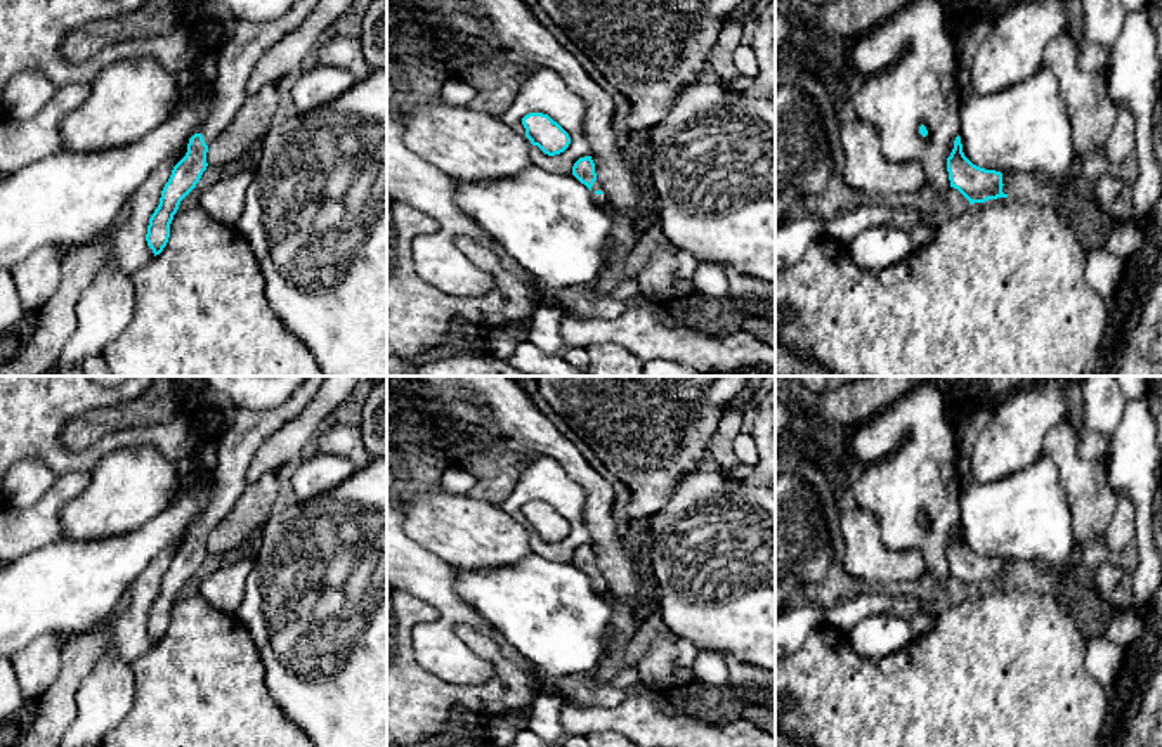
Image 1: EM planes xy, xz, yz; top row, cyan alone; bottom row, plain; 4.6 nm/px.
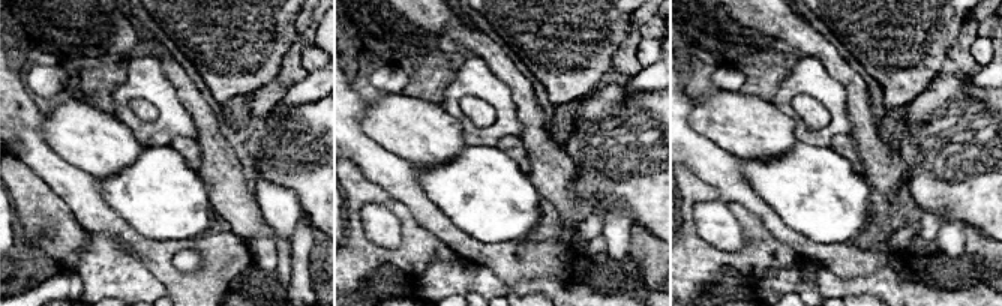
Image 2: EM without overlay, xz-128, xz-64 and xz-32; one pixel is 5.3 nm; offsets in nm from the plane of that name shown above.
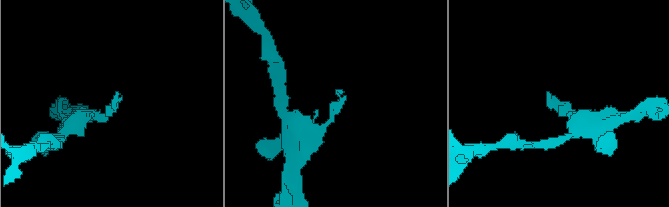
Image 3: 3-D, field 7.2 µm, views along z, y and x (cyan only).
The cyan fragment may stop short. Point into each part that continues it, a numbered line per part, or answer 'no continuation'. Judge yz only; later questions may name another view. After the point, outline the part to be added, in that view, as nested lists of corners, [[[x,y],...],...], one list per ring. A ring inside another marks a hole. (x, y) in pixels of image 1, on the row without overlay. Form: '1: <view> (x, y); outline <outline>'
no continuation

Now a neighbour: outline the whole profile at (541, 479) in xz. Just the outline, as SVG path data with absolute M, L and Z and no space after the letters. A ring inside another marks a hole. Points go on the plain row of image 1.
M531 456L520 468L512 494L499 504L515 522L526 523L522 506L529 501L548 503L571 525L569 536L555 544L545 542L538 534L531 534L531 551L553 558L558 563L572 562L579 546L591 544L584 523L584 490L569 478L558 461L548 456Z

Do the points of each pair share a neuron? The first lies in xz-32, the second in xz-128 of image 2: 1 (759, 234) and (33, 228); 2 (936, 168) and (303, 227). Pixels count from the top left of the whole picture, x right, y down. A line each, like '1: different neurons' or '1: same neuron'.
1: same neuron
2: different neurons

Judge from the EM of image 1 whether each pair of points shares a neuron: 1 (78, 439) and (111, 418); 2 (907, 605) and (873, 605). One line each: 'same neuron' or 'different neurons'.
1: same neuron
2: same neuron

